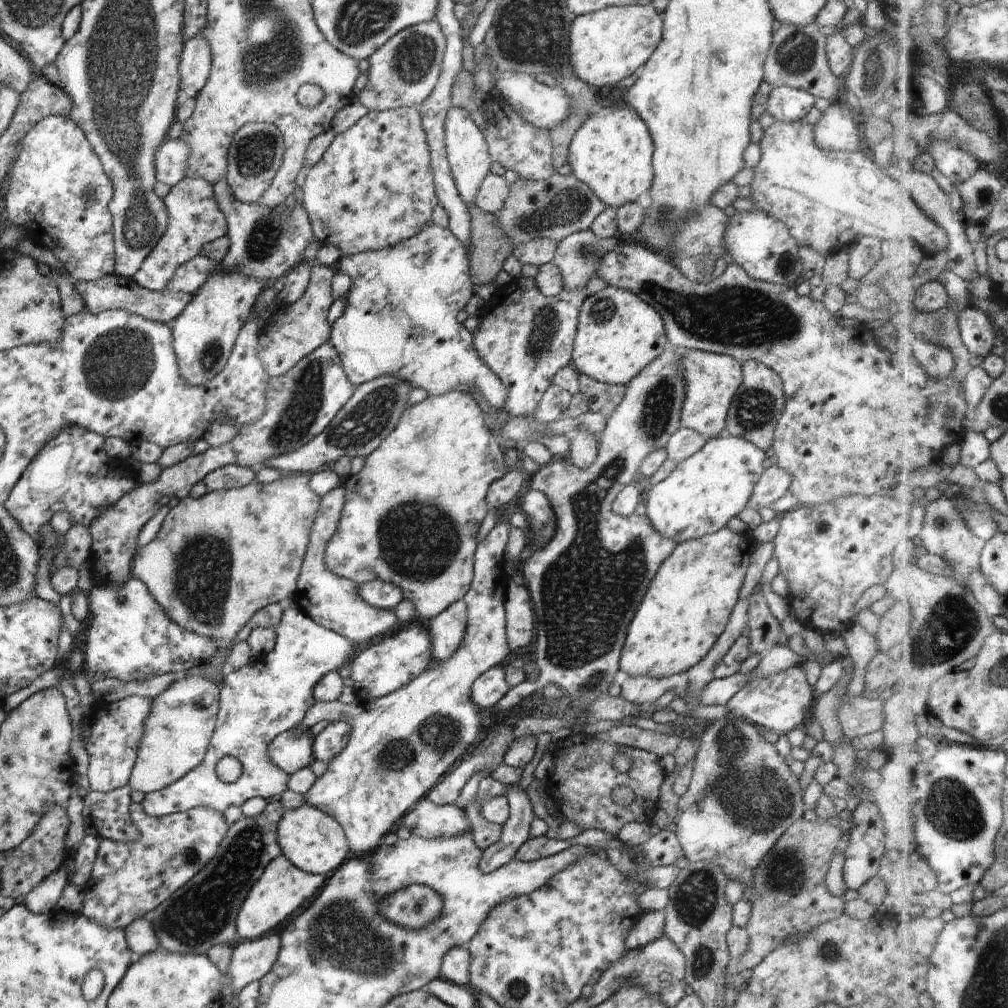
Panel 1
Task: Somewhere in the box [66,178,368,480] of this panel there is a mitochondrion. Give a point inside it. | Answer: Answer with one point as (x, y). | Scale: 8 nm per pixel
(116, 364)

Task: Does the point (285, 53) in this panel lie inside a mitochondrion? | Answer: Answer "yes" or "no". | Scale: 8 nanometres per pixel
yes

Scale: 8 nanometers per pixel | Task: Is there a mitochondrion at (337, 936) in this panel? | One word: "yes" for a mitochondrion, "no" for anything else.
yes

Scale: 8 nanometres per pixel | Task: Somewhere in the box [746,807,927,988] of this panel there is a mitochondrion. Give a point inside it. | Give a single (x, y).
(784, 872)

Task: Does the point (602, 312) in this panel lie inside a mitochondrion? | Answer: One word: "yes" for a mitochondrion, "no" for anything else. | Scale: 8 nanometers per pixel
yes

